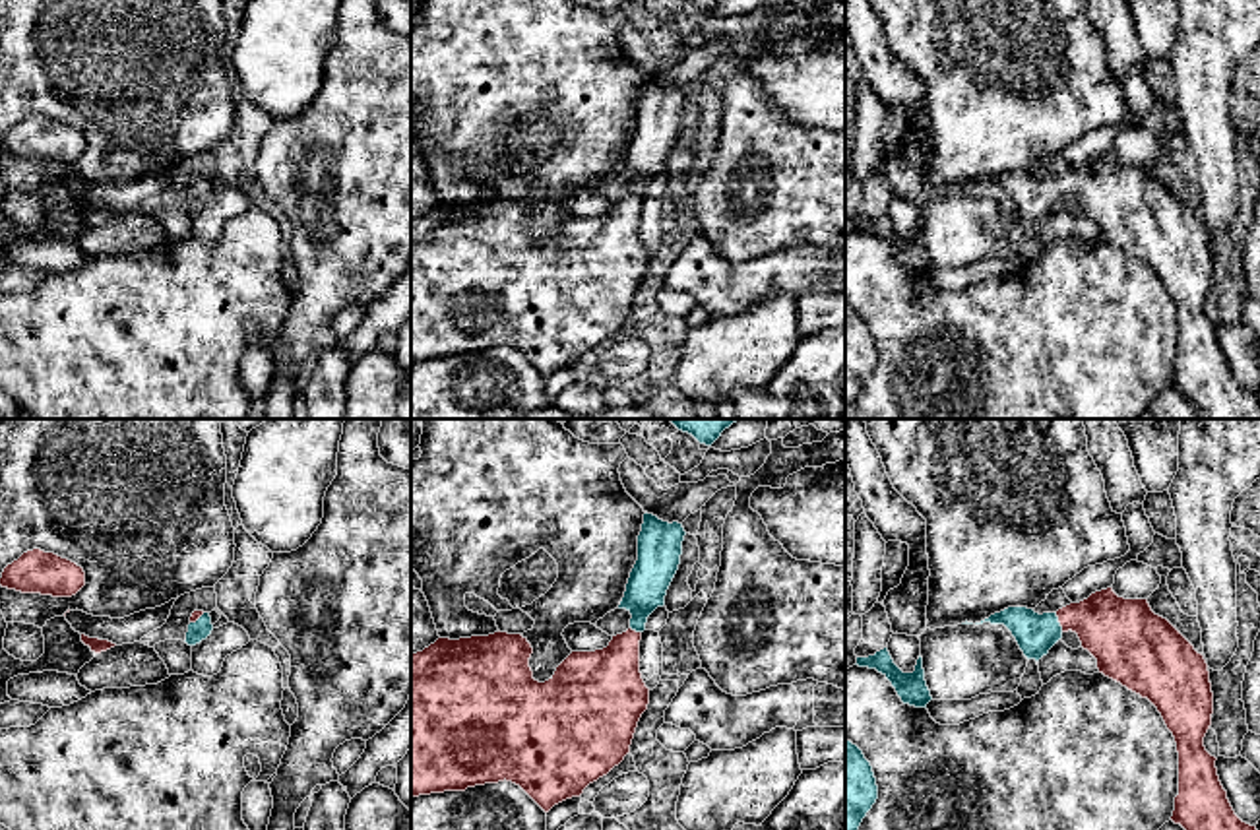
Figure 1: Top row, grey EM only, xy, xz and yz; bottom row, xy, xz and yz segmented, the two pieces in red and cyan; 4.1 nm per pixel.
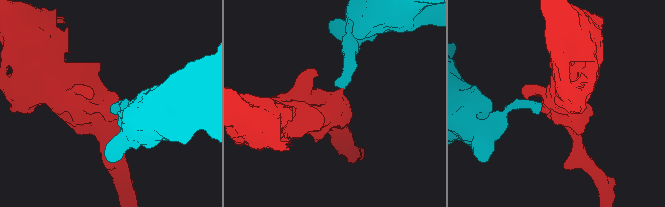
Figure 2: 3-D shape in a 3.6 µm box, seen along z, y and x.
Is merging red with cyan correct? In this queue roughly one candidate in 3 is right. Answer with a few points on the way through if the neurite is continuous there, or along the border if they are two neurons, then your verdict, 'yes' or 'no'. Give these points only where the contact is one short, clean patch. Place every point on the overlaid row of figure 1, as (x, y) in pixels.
way yz (1115, 631), (1103, 621), (1059, 621), (1036, 635); yes

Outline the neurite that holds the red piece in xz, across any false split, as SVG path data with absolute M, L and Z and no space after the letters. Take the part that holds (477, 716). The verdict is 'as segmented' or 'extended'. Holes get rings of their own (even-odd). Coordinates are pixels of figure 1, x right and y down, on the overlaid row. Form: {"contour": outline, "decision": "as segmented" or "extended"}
{"contour": "M644 514L638 560L618 605L632 615L630 628L613 636L603 650L572 652L545 683L533 679L533 648L521 634L498 630L459 640L438 638L411 654L411 797L506 780L549 813L618 766L649 704L640 673L642 632L647 617L665 605L684 535L682 524Z", "decision": "extended"}

